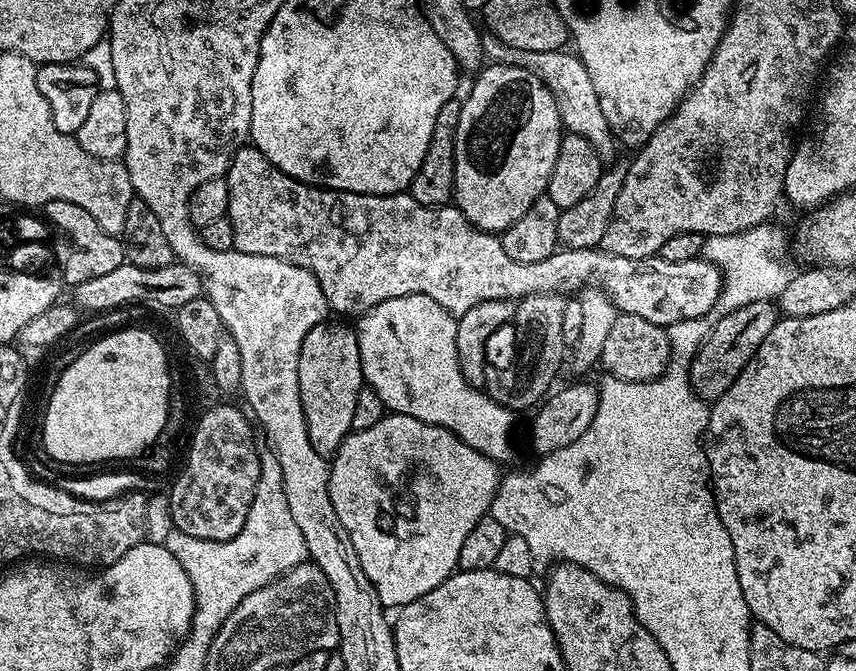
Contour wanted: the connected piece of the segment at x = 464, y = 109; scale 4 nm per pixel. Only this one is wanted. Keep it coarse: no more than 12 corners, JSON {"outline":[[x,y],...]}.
{"outline":[[489,63],[454,134],[455,207],[499,234],[545,195],[554,94]]}

